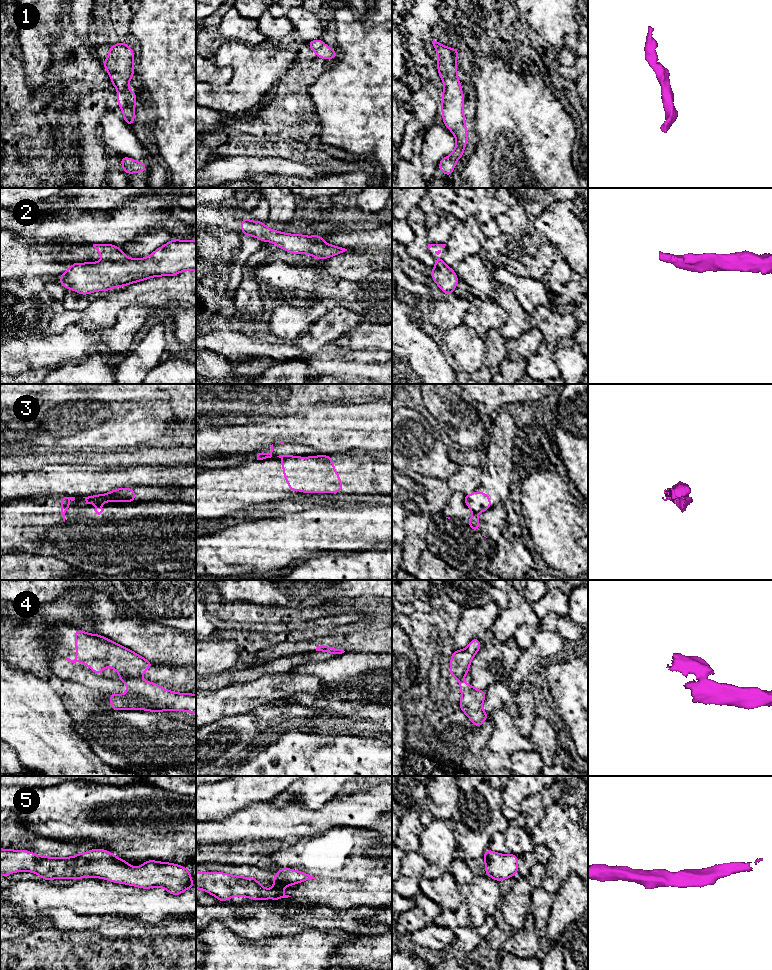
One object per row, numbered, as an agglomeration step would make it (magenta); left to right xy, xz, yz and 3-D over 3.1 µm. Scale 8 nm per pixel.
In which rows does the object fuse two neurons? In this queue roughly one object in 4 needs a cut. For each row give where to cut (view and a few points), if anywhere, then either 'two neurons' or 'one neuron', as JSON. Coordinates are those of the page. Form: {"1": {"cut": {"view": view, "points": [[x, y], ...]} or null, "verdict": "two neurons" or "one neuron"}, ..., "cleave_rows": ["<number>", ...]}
{"1": {"cut": null, "verdict": "one neuron"}, "2": {"cut": null, "verdict": "one neuron"}, "3": {"cut": {"view": "yz", "points": [[472, 510], [476, 513]]}, "verdict": "two neurons"}, "4": {"cut": {"view": "xy", "points": [[138, 678], [127, 678], [124, 681]]}, "verdict": "two neurons"}, "5": {"cut": null, "verdict": "one neuron"}, "cleave_rows": ["3", "4"]}

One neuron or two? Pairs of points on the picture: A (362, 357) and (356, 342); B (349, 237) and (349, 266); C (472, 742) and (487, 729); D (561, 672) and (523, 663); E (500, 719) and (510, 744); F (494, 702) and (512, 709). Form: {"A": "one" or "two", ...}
{"A": "two", "B": "one", "C": "one", "D": "two", "E": "one", "F": "one"}

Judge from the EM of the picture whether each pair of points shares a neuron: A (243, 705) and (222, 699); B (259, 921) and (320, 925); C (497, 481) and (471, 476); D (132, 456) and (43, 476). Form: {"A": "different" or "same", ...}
{"A": "same", "B": "same", "C": "different", "D": "different"}

